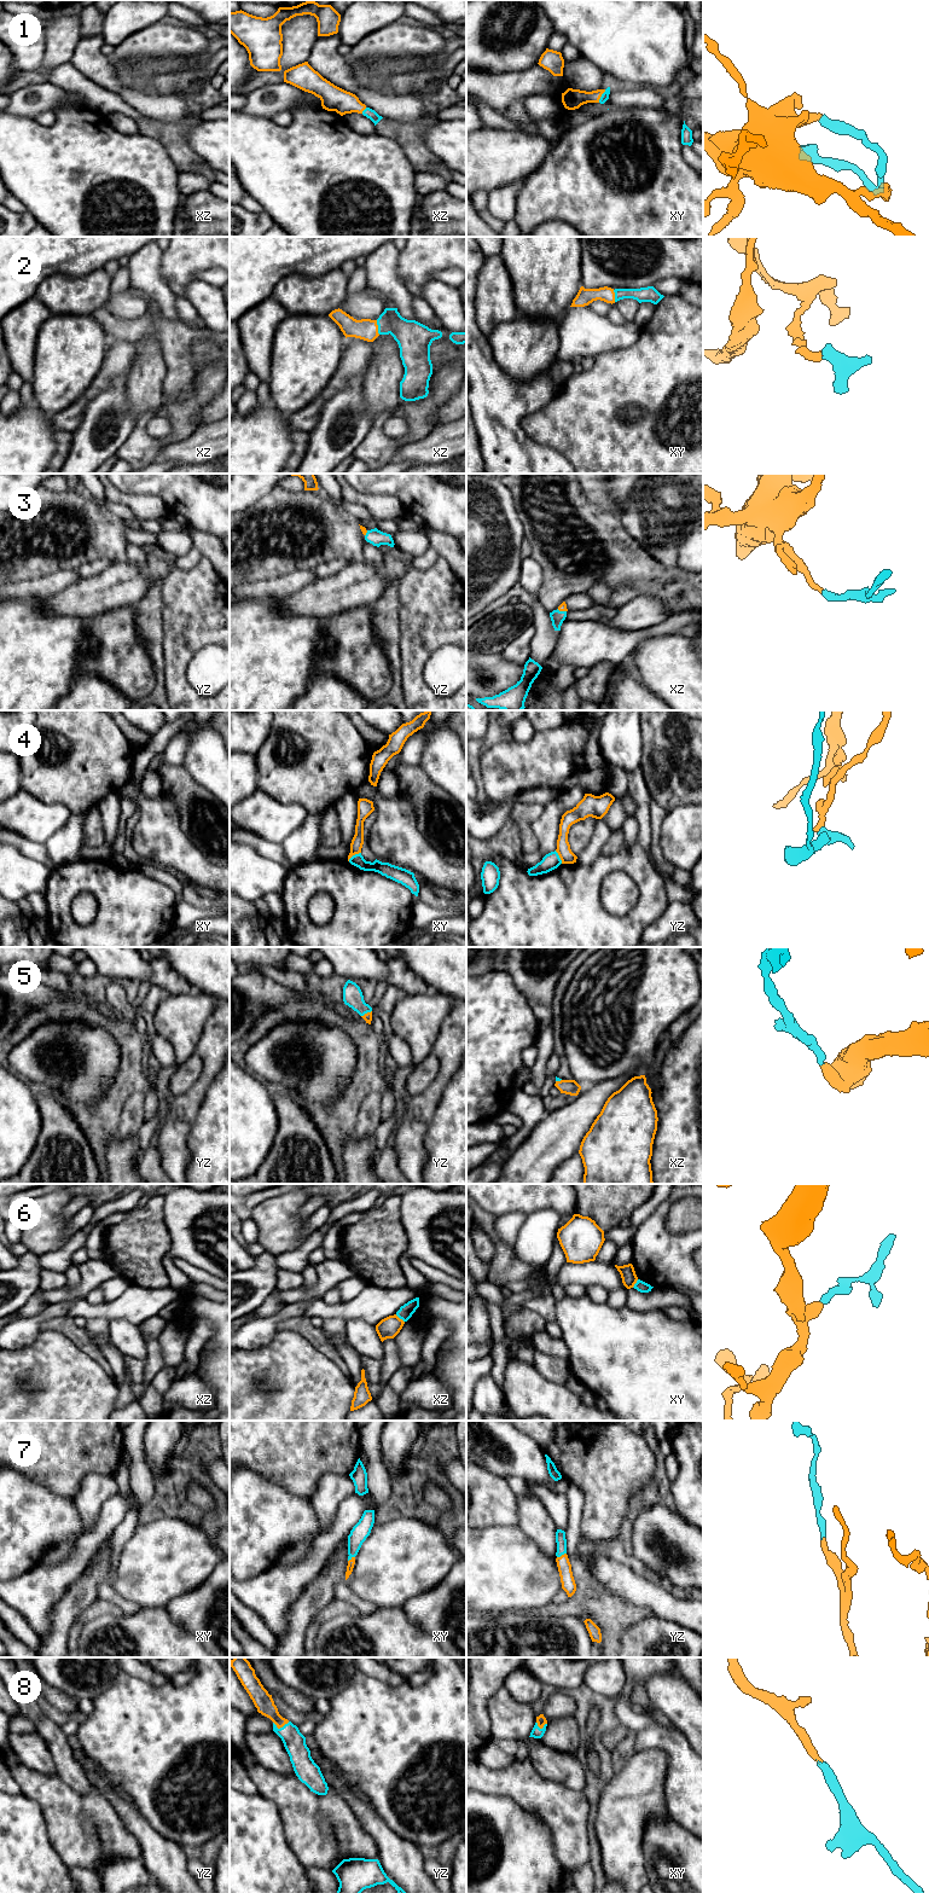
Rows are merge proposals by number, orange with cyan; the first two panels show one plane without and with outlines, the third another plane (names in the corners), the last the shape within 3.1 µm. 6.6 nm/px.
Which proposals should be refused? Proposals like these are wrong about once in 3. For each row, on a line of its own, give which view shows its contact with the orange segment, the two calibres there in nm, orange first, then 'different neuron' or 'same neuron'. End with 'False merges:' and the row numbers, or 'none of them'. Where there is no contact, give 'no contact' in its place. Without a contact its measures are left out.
1: contact in xy; calibres 140 and 50 nm; same neuron
2: contact in xz; calibres 140 and 220 nm; same neuron
3: contact in xz; calibres 50 and 90 nm; same neuron
4: contact in xy; calibres 80 and 90 nm; different neuron
5: contact in yz; calibres 60 and 130 nm; same neuron
6: contact in xz; calibres 140 and 90 nm; different neuron
7: contact in yz; calibres 100 and 70 nm; same neuron
8: contact in yz; calibres 120 and 150 nm; same neuron
False merges: 4, 6

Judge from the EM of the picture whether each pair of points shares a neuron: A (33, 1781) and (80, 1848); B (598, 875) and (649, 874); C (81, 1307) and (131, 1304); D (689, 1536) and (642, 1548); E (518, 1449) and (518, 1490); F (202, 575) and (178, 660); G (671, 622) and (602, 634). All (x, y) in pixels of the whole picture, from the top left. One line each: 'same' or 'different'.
A: same
B: same
C: same
D: same
E: different
F: same
G: same

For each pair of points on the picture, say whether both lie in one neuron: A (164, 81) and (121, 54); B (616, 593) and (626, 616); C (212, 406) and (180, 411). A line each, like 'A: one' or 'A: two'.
A: two
B: one
C: two

